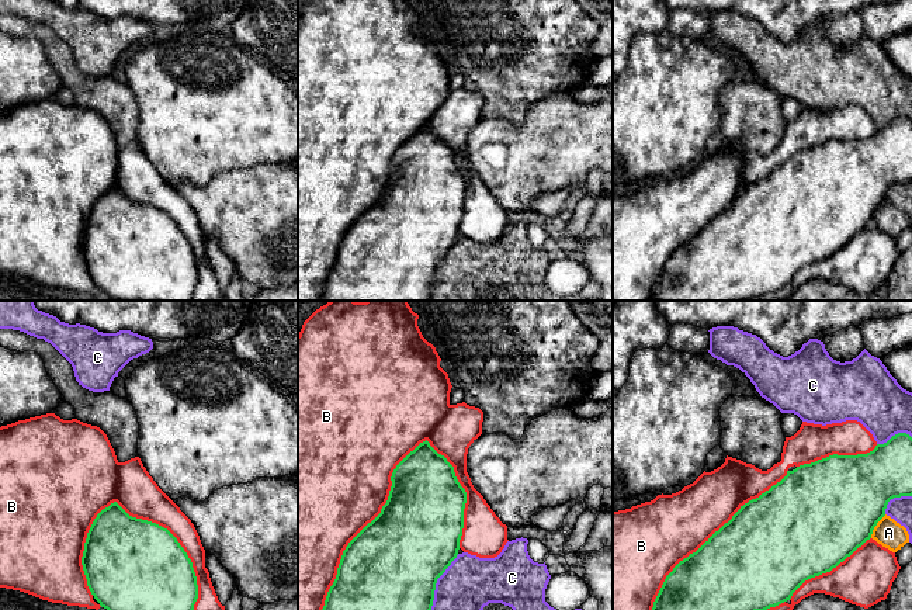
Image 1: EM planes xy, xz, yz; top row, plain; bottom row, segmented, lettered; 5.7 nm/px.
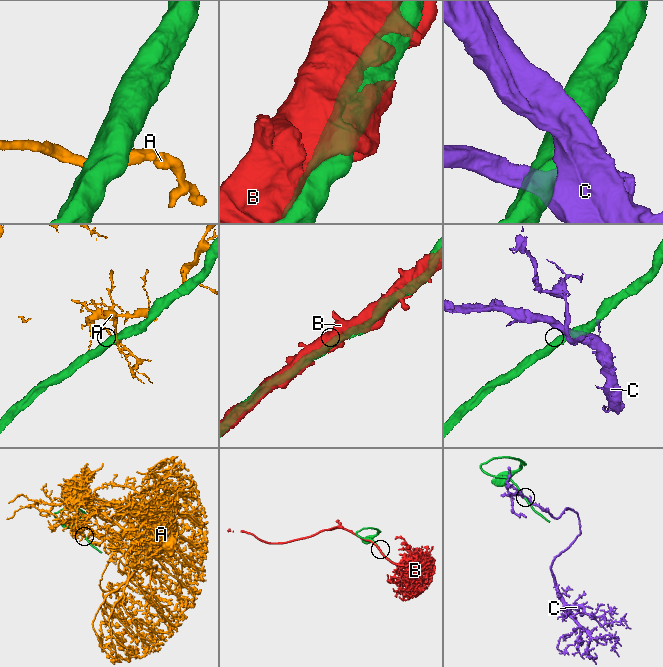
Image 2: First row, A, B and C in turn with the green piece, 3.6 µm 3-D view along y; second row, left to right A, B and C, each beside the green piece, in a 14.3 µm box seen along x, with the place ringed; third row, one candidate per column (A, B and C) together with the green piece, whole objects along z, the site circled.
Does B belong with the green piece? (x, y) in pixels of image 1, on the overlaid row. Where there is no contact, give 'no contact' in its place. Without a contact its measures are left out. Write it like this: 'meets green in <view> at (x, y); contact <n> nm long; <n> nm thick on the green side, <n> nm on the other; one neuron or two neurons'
meets green in xz at (368, 523); contact 1150 nm long; 500 nm thick on the green side, 500 nm on the other; one neuron

